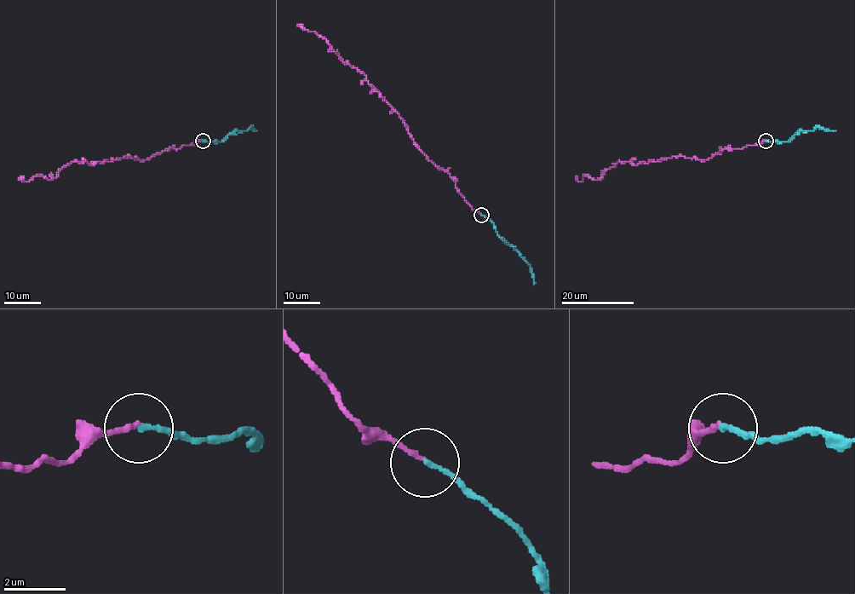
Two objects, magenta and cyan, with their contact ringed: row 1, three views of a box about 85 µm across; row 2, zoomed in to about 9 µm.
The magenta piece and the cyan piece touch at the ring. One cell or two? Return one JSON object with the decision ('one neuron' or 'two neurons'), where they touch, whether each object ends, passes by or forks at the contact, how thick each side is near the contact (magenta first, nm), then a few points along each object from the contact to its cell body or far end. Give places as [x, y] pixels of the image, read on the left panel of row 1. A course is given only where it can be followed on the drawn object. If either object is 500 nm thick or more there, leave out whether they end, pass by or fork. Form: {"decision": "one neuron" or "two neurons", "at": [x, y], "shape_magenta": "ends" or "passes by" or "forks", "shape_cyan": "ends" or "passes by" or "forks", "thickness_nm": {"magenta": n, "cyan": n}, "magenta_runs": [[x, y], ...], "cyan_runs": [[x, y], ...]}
{"decision": "one neuron", "at": [203, 141], "shape_magenta": "ends", "shape_cyan": "ends", "thickness_nm": {"magenta": 140, "cyan": 160}, "magenta_runs": [[203, 140], [144, 160], [129, 156], [102, 164], [73, 161], [51, 179], [40, 175], [27, 182], [18, 179]], "cyan_runs": [[203, 140], [220, 142], [235, 130], [246, 131], [250, 126], [255, 131]]}

